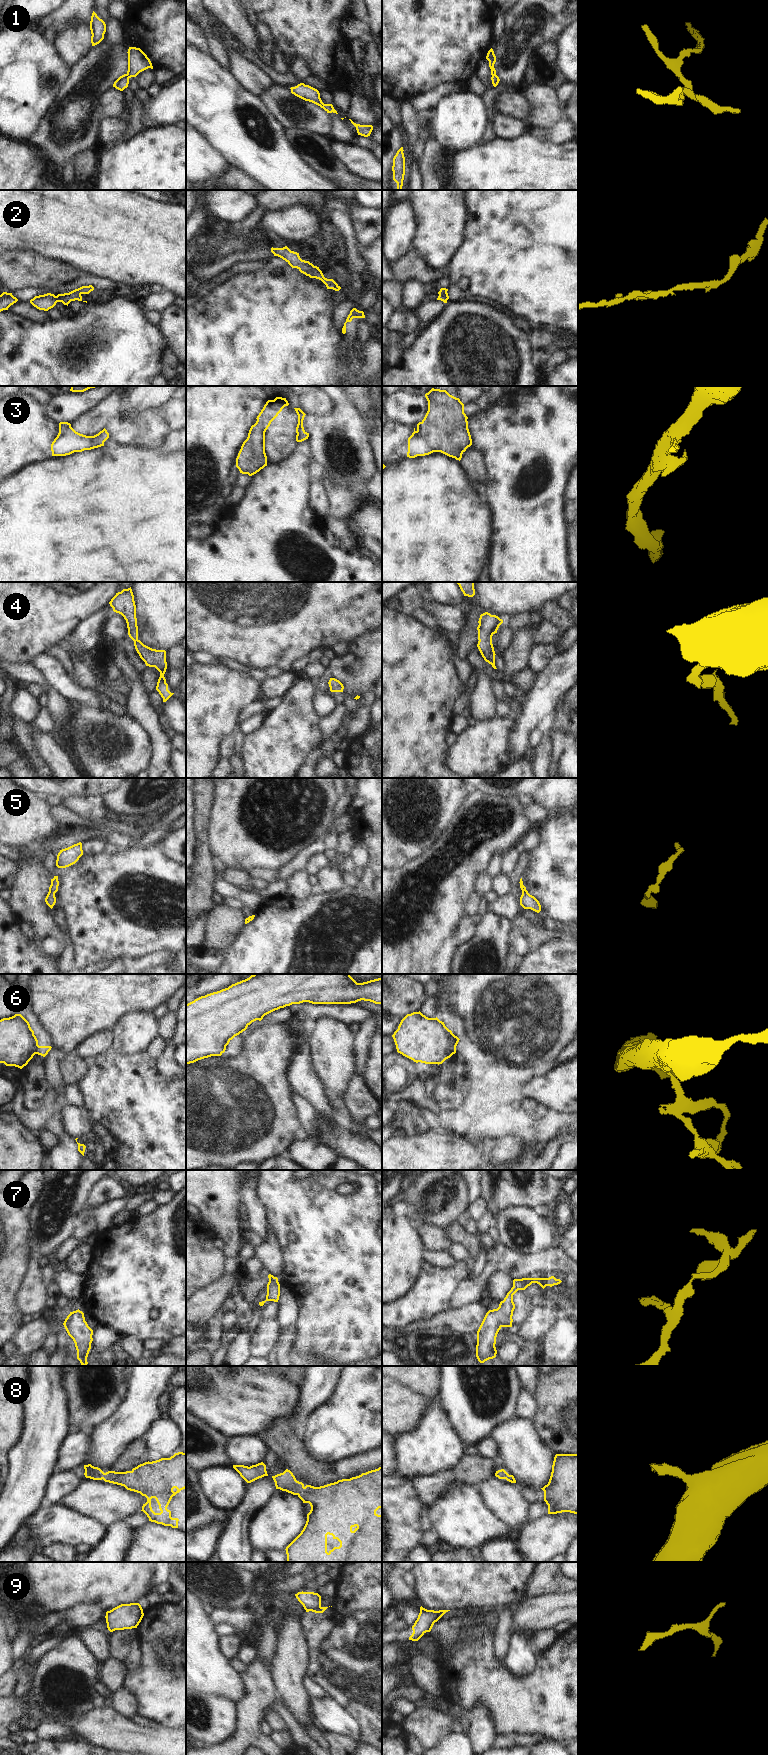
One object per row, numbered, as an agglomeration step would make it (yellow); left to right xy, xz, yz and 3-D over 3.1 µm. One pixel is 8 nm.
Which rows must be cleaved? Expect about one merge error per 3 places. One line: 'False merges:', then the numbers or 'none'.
False merges: 6

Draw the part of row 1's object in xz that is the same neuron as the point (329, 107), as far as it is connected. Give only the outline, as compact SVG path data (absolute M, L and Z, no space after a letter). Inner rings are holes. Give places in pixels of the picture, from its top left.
M300 83L295 87L291 87L291 93L295 96L305 100L312 102L321 108L323 108L327 113L337 113L332 104L324 104L320 98L320 93L317 89L305 85L304 83Z

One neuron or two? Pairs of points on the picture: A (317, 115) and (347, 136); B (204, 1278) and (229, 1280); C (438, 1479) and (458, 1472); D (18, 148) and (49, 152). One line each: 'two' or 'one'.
A: two
B: two
C: two
D: two

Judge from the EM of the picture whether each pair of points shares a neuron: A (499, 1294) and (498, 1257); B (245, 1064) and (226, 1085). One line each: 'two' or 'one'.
A: two
B: one

